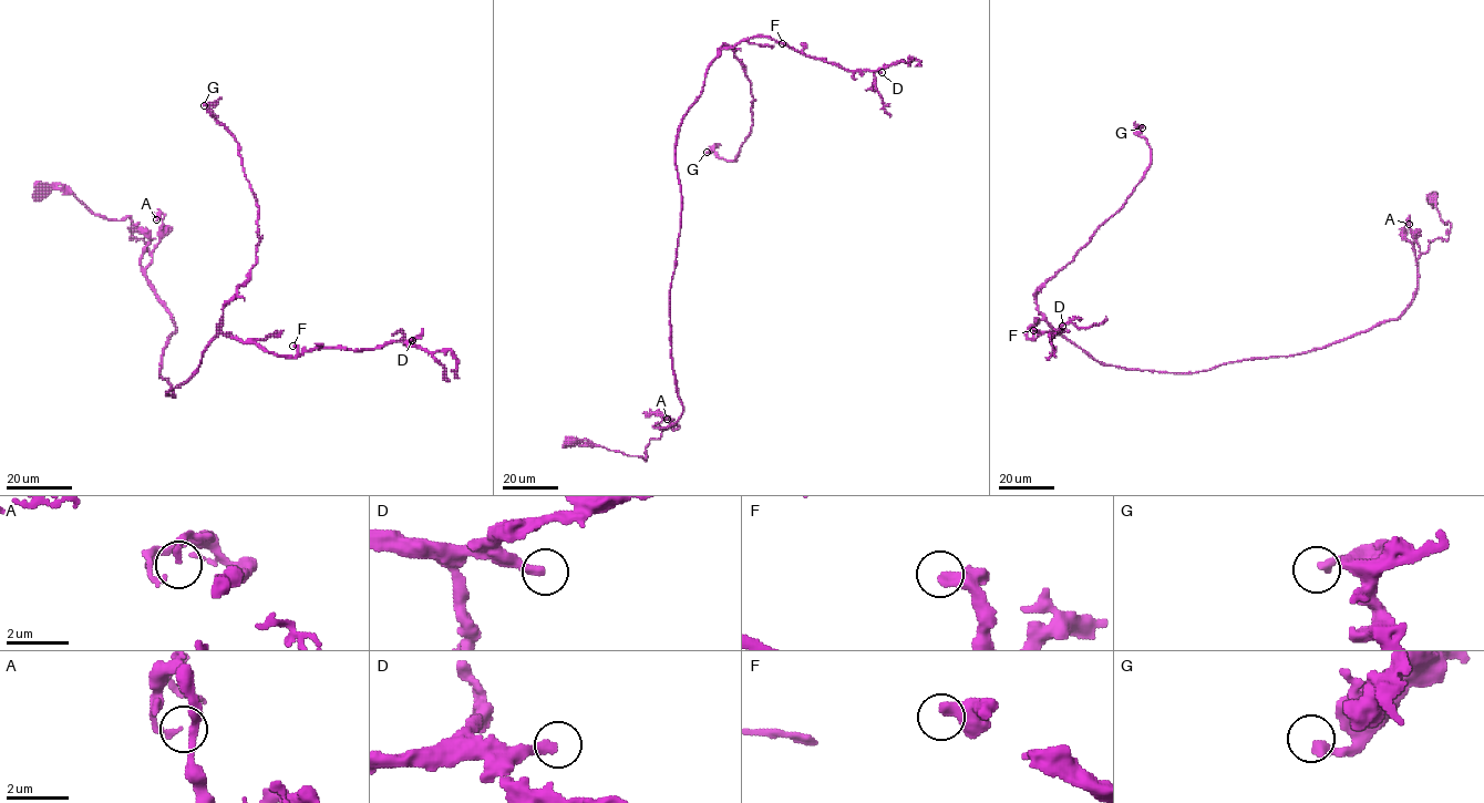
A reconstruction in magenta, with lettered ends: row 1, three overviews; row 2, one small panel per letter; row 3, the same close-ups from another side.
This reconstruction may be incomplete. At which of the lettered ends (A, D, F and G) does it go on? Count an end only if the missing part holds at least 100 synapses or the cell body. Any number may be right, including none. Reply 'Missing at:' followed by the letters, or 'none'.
Missing at: D

